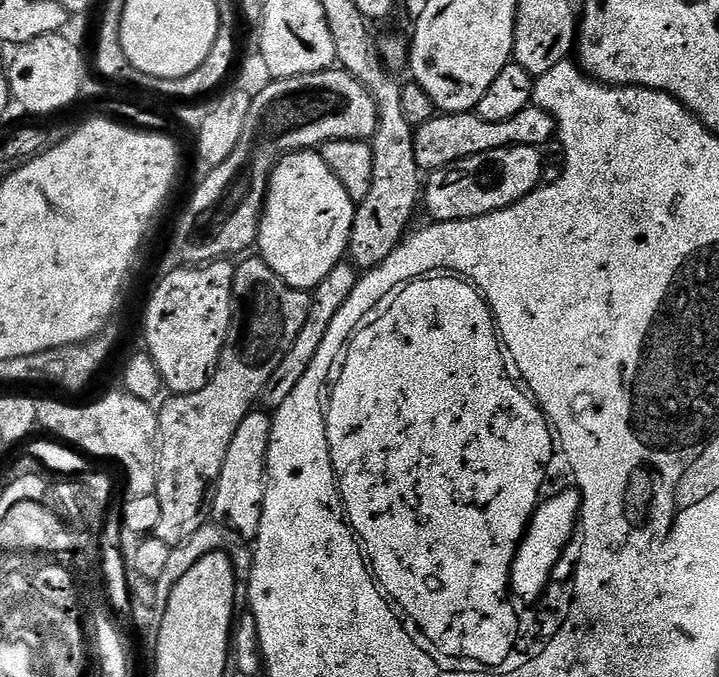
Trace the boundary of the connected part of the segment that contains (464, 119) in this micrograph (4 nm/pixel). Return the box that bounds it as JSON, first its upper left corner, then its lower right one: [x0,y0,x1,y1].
[414,106,557,174]

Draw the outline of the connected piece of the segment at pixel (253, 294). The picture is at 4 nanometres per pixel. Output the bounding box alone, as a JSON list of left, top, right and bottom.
[154,260,312,549]

